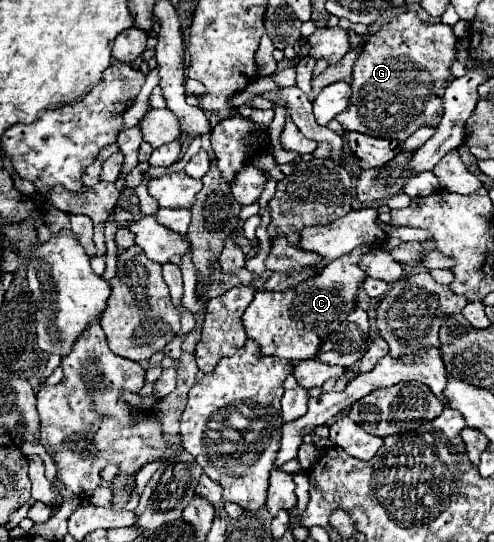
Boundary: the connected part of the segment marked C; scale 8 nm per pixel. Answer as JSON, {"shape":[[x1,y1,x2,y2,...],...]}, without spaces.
{"shape":[[373,246,355,248,353,252,329,262,329,266,297,284,293,290,259,290,243,314,247,336,259,342,261,352,267,356,289,360,315,358,317,346,321,346,321,342,325,342,325,338,357,308,357,290,367,278,359,268,359,260,369,250,373,250]]}

